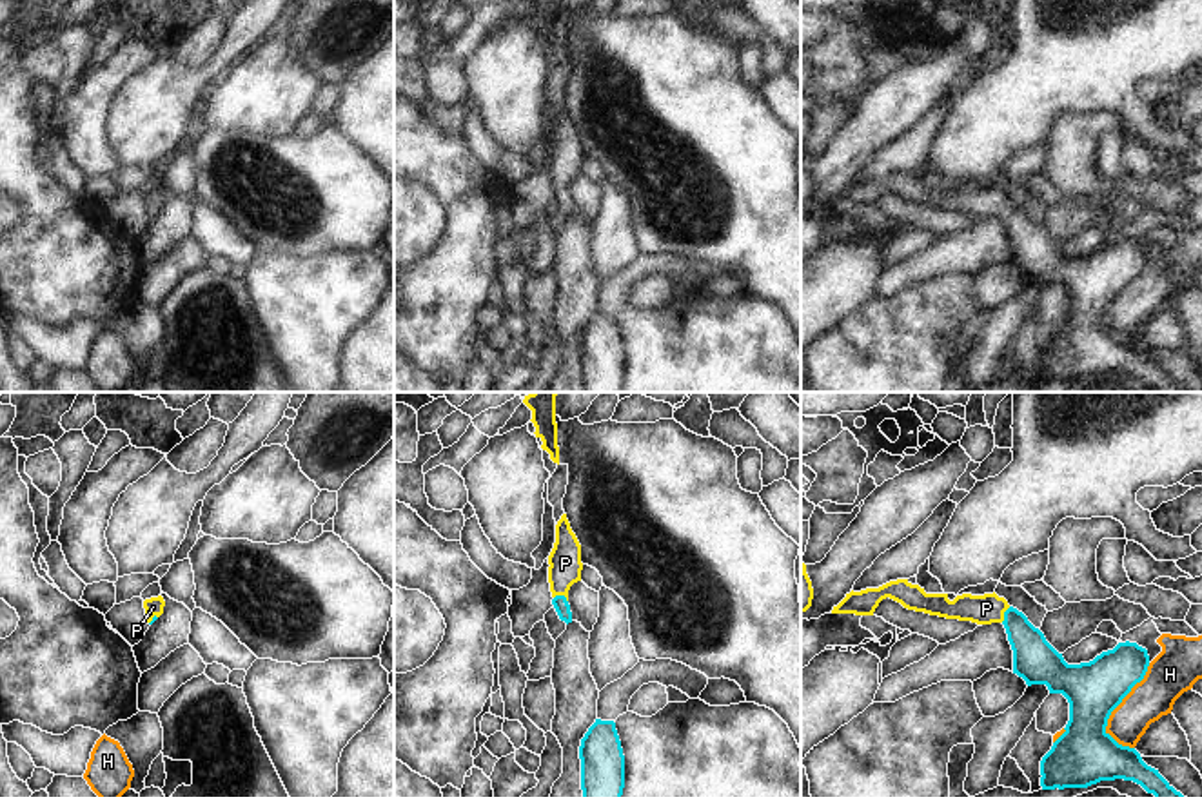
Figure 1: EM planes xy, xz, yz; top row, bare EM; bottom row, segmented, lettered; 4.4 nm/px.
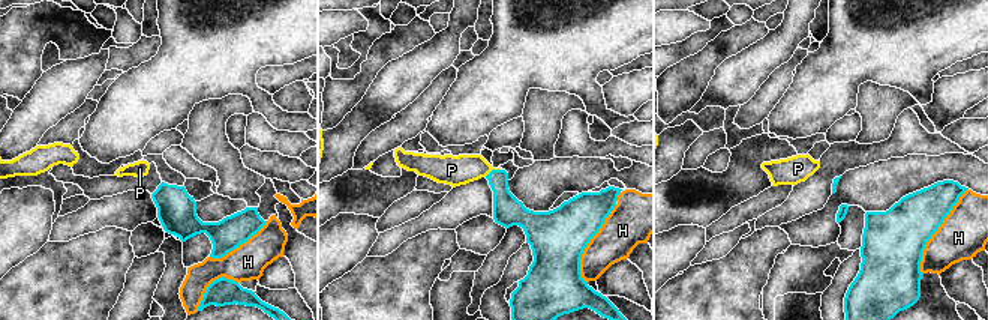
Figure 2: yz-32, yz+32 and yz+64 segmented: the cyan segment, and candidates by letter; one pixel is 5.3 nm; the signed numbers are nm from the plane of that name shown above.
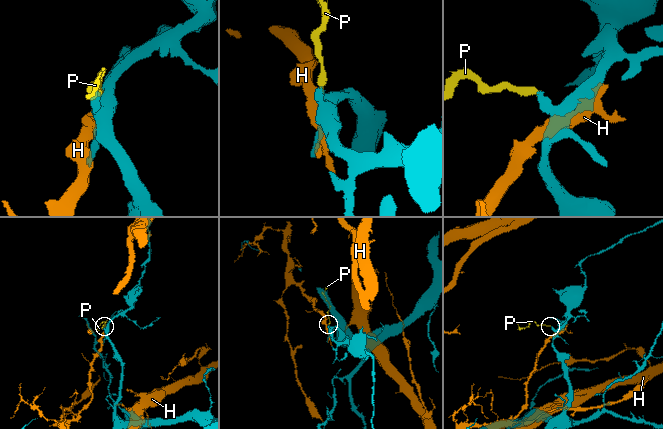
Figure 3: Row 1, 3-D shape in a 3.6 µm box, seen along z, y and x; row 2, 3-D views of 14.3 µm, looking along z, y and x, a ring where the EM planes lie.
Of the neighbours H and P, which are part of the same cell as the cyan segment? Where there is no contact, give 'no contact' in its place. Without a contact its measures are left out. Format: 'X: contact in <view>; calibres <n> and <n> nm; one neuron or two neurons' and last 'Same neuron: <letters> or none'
H: contact in yz; calibres 240 and 200 nm; two neurons
P: contact in xz; calibres 70 and 140 nm; one neuron
Same neuron: P

